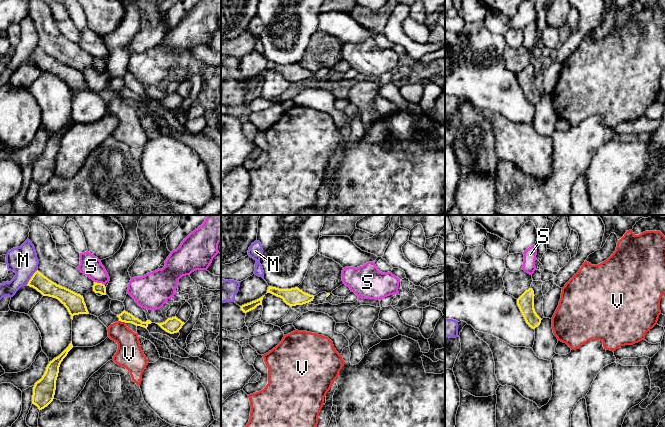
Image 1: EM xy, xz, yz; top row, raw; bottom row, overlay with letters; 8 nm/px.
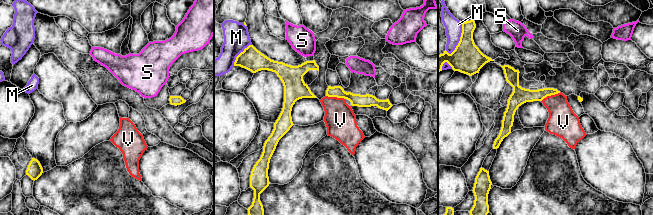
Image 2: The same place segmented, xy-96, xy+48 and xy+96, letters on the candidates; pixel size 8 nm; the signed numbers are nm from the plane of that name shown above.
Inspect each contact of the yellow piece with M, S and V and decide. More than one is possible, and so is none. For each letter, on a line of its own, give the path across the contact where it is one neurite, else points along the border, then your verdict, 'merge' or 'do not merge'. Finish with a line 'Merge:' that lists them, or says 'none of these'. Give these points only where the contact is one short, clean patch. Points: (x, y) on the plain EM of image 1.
M: do not merge
S: along xy (94, 57), (101, 58), (104, 61) | do not merge
V: along xy (119, 96), (125, 99) | do not merge
Merge: none of these

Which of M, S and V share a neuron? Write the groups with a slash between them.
M / S / V

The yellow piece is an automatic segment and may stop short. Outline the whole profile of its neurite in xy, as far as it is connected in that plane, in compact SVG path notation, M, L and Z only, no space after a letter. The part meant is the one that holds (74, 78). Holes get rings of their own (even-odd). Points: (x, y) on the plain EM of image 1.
M38 46L33 50L27 62L33 63L43 72L58 75L67 84L72 96L74 91L89 90L83 72L57 61Z

